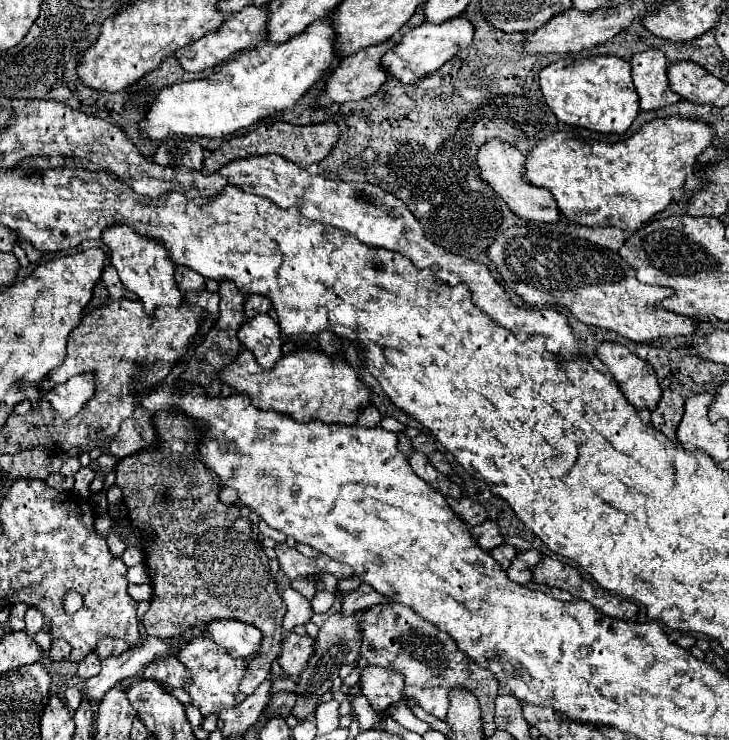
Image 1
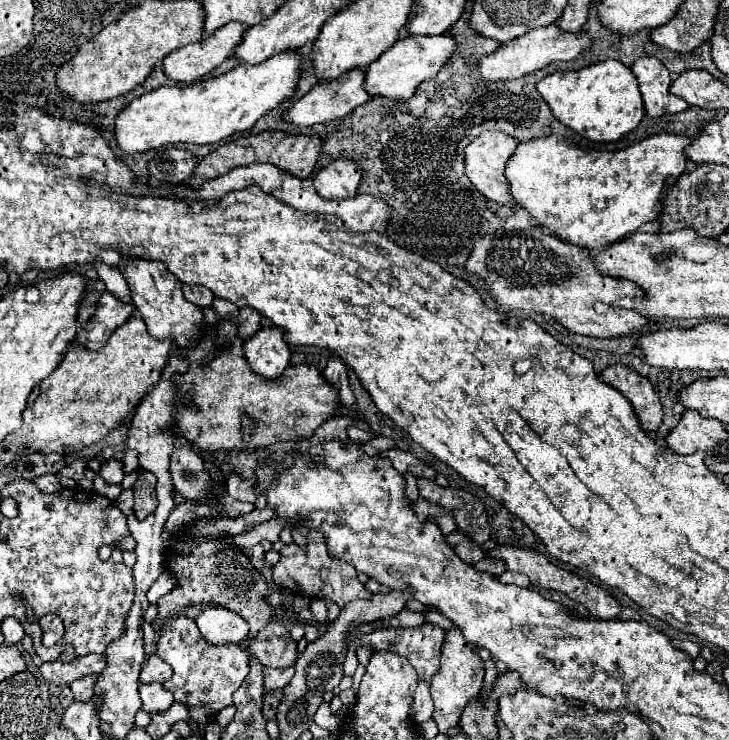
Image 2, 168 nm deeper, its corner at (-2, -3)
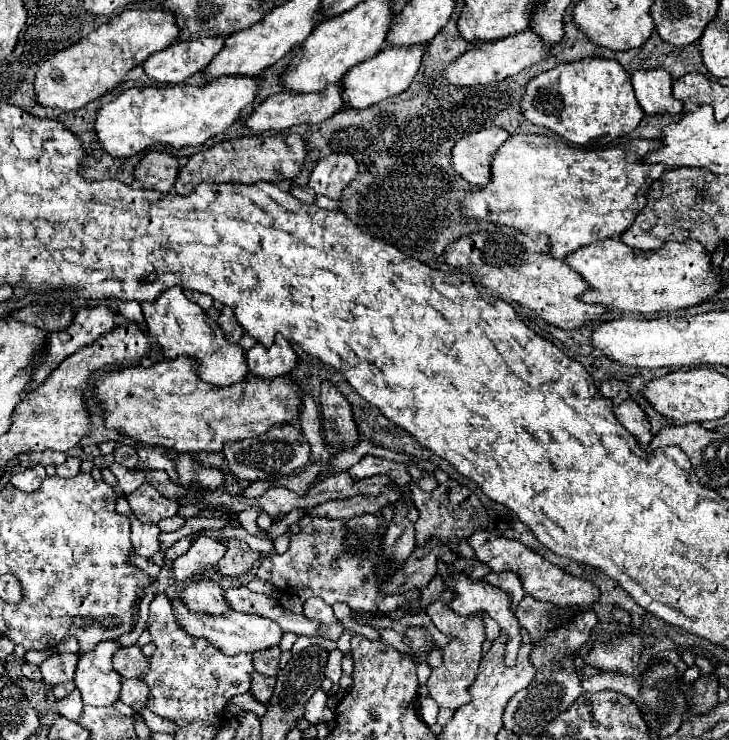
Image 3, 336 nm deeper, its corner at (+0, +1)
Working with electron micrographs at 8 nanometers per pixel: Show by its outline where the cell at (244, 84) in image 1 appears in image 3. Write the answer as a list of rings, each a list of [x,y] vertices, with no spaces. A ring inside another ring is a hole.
[[[223,76],[217,78],[211,84],[205,86],[149,86],[149,88],[129,88],[123,94],[119,94],[113,102],[101,106],[95,116],[95,134],[101,142],[103,150],[115,158],[129,158],[135,156],[147,148],[157,146],[171,146],[171,148],[183,148],[183,146],[201,146],[205,140],[221,134],[227,130],[233,122],[241,118],[241,114],[251,108],[255,94],[259,90],[259,78],[247,78],[247,76]]]

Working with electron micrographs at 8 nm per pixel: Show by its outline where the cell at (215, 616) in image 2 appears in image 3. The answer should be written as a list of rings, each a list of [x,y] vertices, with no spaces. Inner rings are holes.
[[[201,576],[185,586],[181,592],[185,606],[191,612],[209,612],[209,614],[223,614],[229,610],[227,602],[221,596],[221,586],[215,584],[211,578]]]

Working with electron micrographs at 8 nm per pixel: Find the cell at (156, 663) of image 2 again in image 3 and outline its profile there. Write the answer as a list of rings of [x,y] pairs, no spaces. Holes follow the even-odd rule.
[[[135,644],[129,648],[119,648],[115,652],[113,666],[115,666],[115,672],[119,672],[123,678],[139,678],[141,674],[147,672],[149,662],[143,656],[141,648]]]

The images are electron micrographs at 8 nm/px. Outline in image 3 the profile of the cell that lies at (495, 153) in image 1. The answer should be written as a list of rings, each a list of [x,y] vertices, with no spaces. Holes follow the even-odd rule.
[[[485,128],[477,134],[463,136],[453,152],[451,166],[471,186],[485,186],[489,182],[489,164],[495,150],[509,138],[503,128]]]

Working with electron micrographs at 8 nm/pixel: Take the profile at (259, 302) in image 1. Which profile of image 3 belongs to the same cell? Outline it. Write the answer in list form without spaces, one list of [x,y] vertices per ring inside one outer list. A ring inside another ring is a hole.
[[[223,308],[219,318],[217,318],[217,324],[221,328],[221,332],[225,334],[225,338],[231,342],[231,344],[237,344],[239,338],[243,336],[243,328],[237,324],[233,312],[229,308]]]

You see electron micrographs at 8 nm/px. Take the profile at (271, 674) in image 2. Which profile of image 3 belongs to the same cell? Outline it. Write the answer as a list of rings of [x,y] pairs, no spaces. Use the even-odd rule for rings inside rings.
[[[271,646],[271,650],[261,650],[259,654],[253,654],[253,666],[257,672],[267,676],[277,676],[279,672],[279,646]]]

